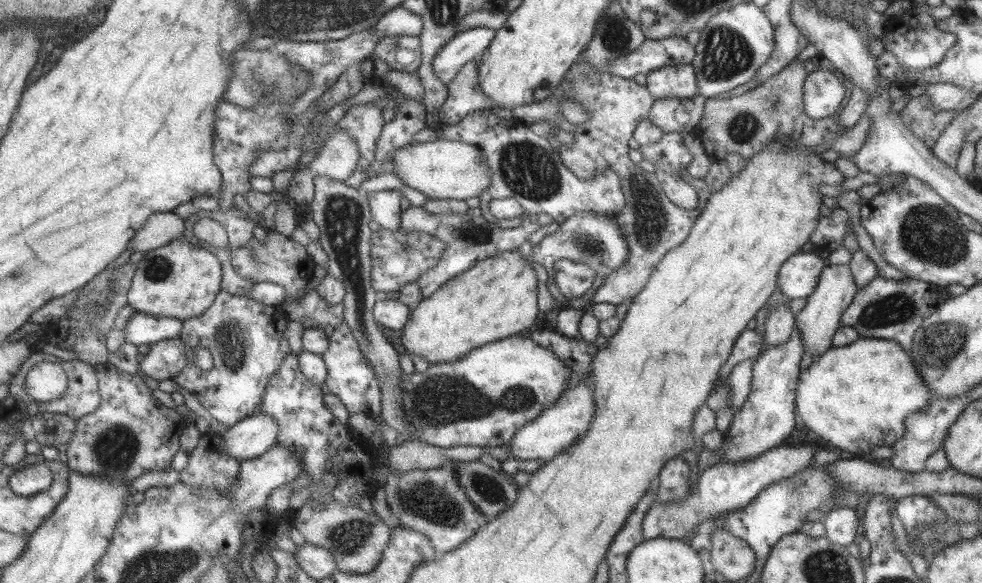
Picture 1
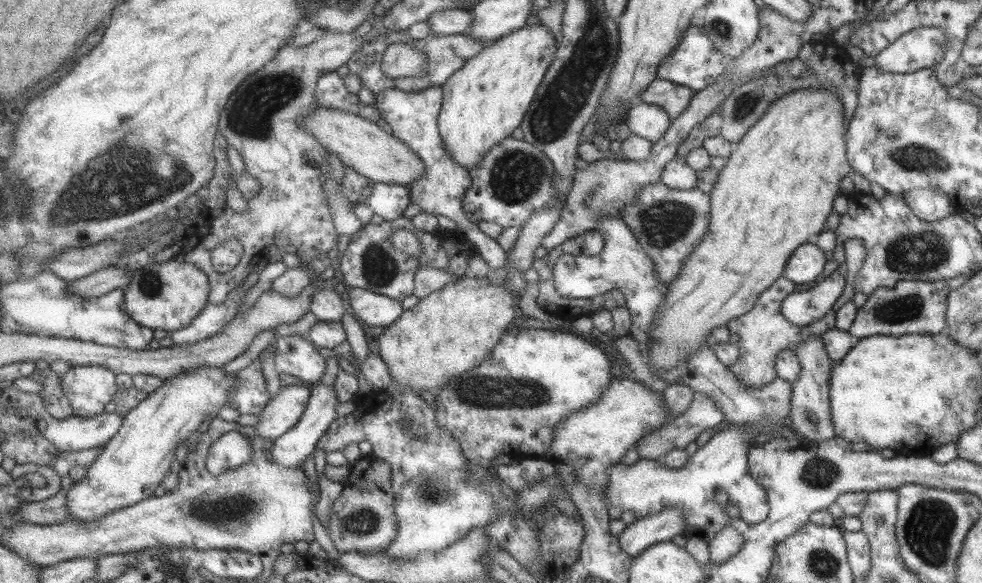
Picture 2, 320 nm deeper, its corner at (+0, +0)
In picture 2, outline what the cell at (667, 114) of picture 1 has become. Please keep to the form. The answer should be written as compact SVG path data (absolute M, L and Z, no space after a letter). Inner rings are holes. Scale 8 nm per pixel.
M637 102L631 105L623 122L635 136L657 142L670 125L667 113L659 106Z

